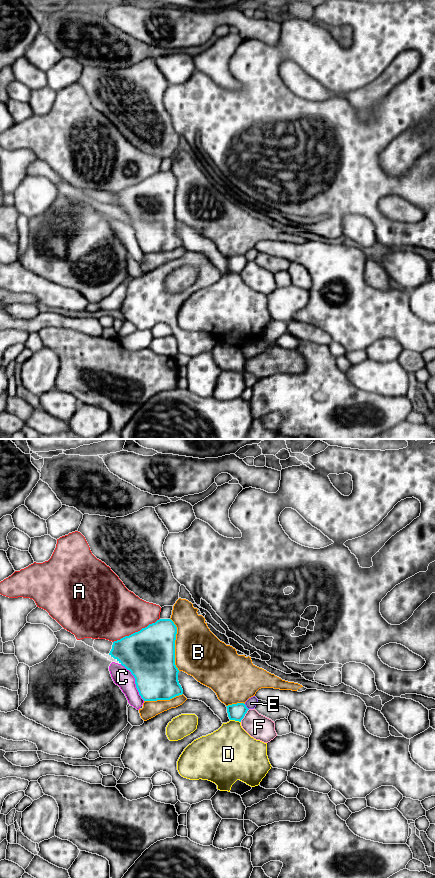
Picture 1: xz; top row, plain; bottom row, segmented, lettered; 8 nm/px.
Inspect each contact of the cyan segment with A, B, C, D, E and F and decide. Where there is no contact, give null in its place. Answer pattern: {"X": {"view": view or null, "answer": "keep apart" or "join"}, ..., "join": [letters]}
{"A": {"view": "xz", "answer": "keep apart"}, "B": {"view": "xz", "answer": "keep apart"}, "C": {"view": "xz", "answer": "keep apart"}, "D": {"view": "xz", "answer": "keep apart"}, "E": {"view": "xz", "answer": "keep apart"}, "F": {"view": "xz", "answer": "keep apart"}, "join": []}

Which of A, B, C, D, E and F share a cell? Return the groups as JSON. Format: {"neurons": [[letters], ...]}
{"neurons": [["A"], ["B"], ["C"], ["D"], ["E"], ["F"]]}

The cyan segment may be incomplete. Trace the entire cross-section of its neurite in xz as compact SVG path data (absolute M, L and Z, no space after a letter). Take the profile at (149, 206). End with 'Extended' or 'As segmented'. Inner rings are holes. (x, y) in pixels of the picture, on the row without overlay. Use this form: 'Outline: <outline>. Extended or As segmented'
Outline: M159 171L113 194L109 207L131 224L144 253L170 252L183 246L175 217L176 186L171 171Z. As segmented

